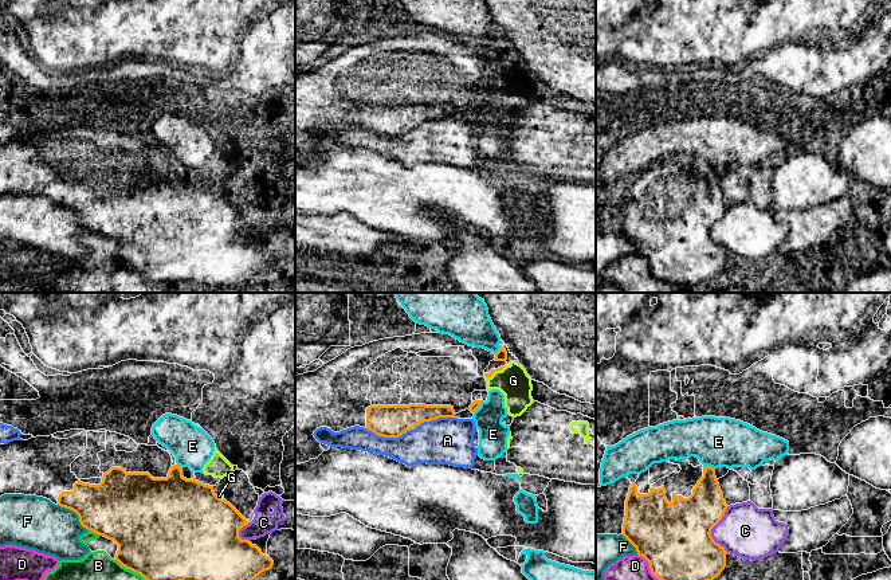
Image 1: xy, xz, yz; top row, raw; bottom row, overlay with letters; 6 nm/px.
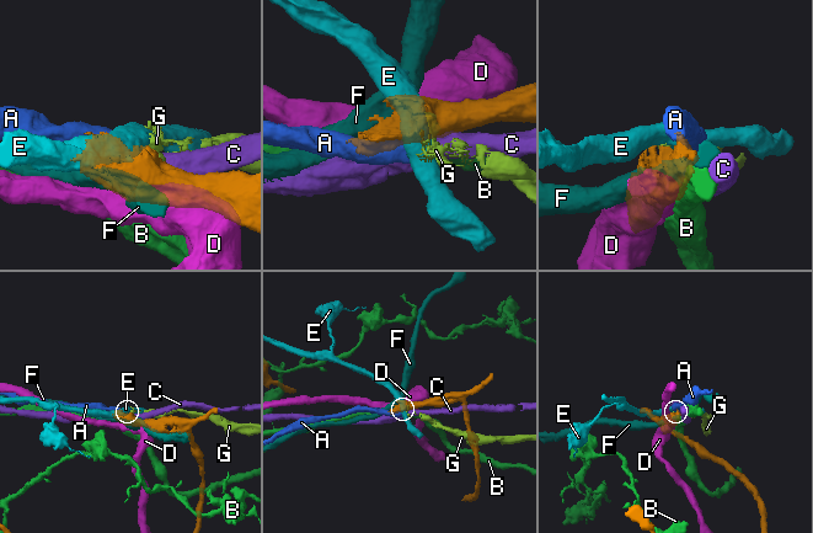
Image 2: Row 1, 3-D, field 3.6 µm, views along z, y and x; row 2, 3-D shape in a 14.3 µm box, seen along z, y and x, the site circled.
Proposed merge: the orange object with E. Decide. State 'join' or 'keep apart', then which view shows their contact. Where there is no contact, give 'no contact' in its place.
keep apart; meets orange in yz

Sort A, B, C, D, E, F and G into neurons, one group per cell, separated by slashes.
A G / B / C / D / E / F

